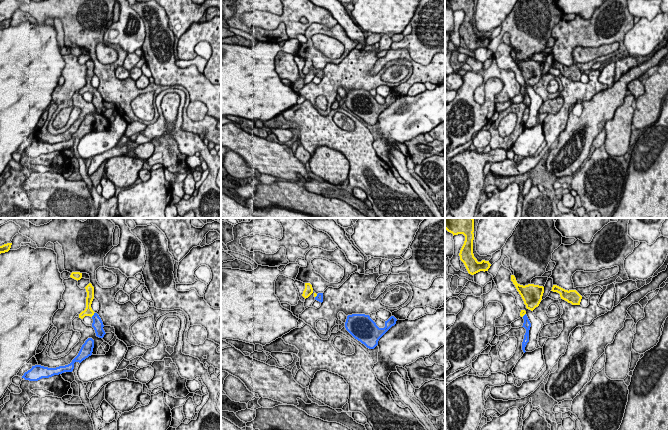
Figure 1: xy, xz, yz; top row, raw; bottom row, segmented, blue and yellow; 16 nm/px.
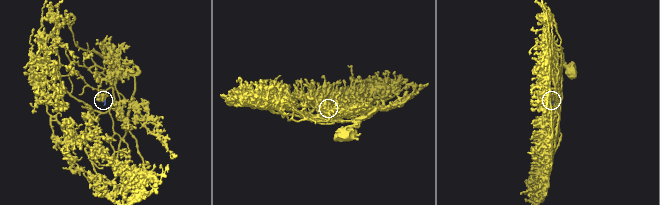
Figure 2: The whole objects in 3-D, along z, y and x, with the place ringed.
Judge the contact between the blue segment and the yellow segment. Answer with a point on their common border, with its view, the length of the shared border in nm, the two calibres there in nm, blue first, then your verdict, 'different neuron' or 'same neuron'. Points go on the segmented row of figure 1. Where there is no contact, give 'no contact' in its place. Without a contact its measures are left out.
xy (94, 314) | 100 nm | 170/140 nm | same neuron

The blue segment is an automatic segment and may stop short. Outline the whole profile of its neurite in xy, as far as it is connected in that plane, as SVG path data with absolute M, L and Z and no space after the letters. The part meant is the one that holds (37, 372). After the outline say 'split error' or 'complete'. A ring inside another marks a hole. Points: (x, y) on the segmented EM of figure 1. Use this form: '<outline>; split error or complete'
M88 338L82 345L78 355L72 360L72 362L65 366L59 366L56 368L48 368L41 365L32 366L30 370L24 373L22 378L29 381L38 381L42 378L49 378L54 375L59 375L64 372L72 372L74 369L74 363L81 363L83 360L92 355L94 348L94 340Z; complete

